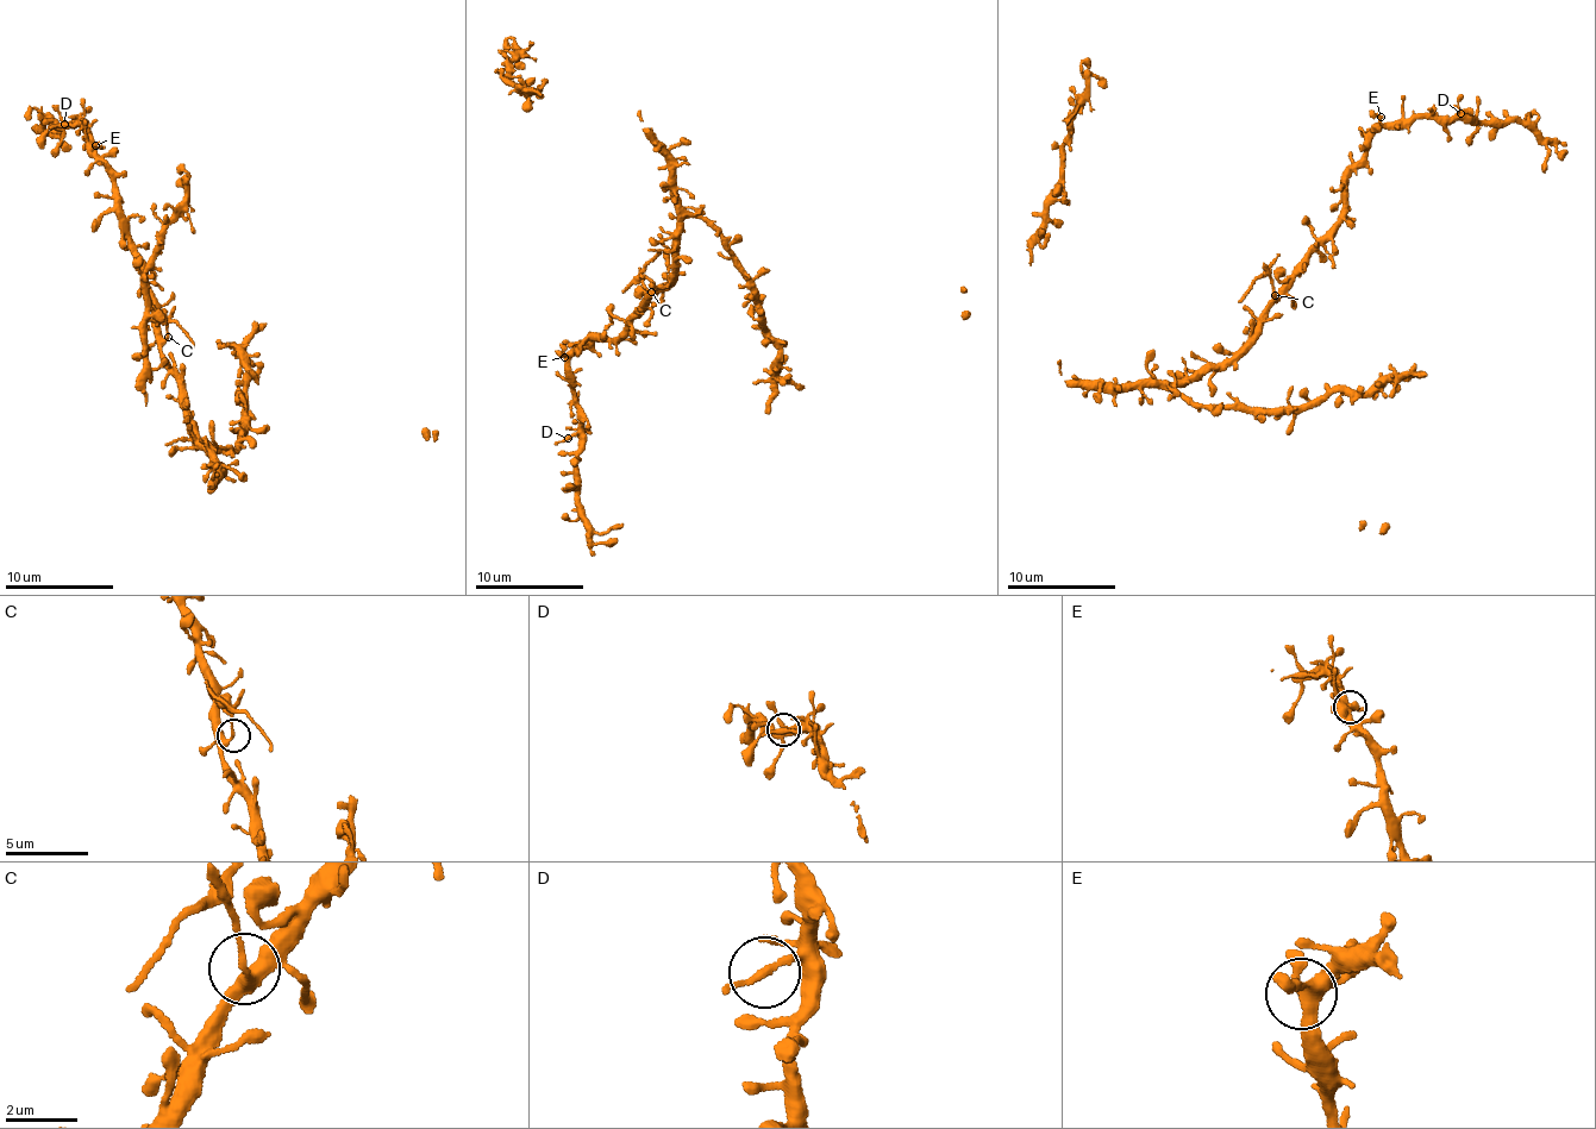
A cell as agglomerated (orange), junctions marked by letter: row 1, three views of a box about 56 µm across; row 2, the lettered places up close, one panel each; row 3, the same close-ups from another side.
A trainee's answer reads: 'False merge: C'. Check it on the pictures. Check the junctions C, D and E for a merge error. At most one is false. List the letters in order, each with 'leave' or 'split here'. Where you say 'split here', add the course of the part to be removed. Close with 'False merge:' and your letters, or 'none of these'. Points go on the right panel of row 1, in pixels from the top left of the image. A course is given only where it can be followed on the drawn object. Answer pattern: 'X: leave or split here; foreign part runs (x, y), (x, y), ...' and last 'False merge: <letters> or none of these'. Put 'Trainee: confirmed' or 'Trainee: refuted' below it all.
C: split here; foreign part runs (1275, 295), (1271, 280), (1259, 276), (1238, 302)
D: leave
E: leave
False merge: C
Trainee: confirmed

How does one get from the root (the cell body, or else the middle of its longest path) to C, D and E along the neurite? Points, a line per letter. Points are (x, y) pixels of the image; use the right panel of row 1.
C: (1207, 367), (1227, 363), (1252, 334), (1275, 295)
D: (1207, 367), (1227, 363), (1282, 283), (1339, 221), (1345, 177), (1374, 130), (1460, 113)
E: (1207, 367), (1227, 363), (1252, 334), (1282, 283), (1339, 221), (1345, 177), (1362, 157), (1381, 117)

